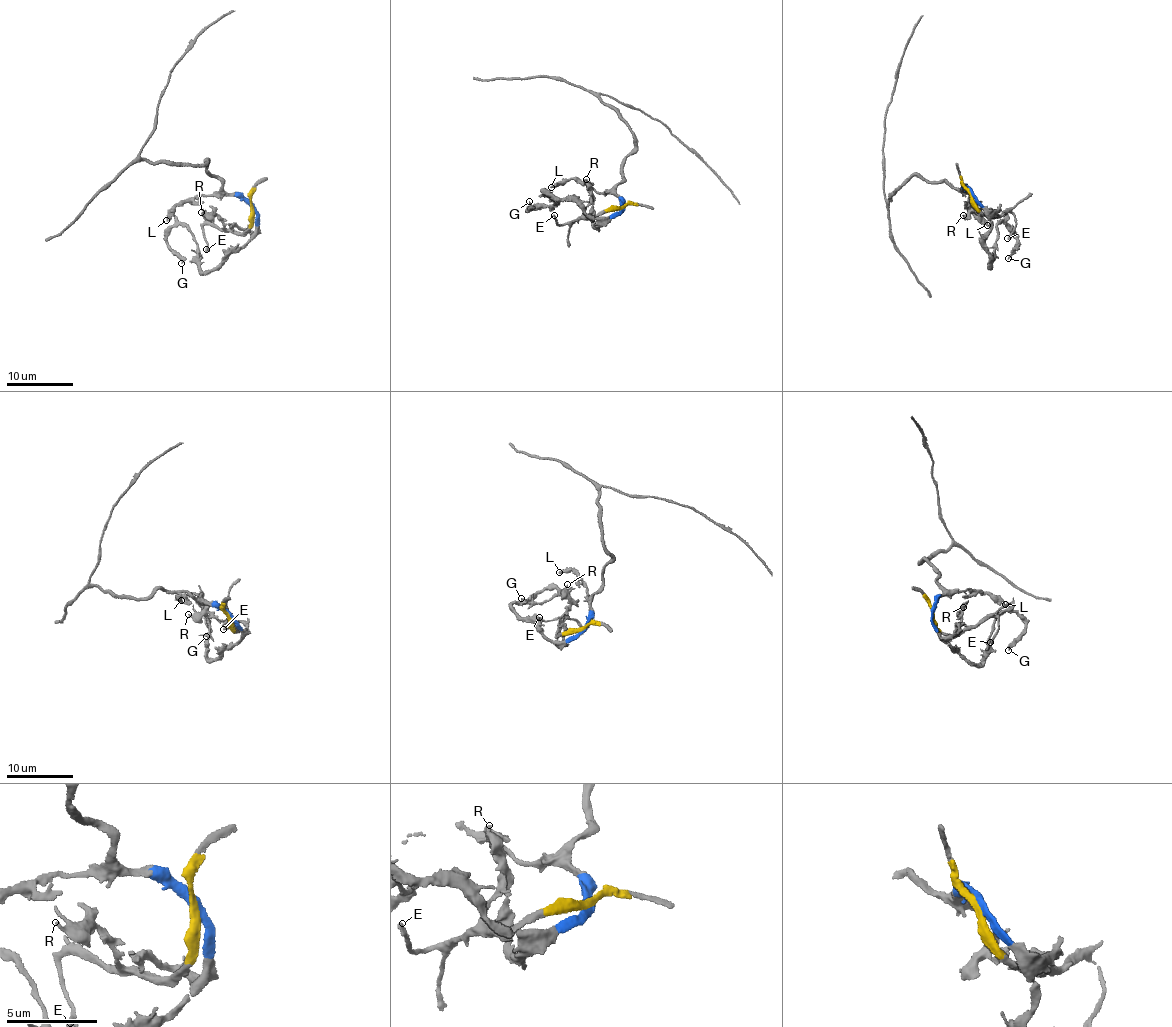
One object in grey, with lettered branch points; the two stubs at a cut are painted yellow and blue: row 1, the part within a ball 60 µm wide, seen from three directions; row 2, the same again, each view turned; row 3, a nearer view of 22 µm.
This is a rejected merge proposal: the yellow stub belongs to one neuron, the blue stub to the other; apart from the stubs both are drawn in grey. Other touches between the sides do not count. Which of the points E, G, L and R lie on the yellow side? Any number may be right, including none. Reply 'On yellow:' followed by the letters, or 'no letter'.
On yellow: E, R

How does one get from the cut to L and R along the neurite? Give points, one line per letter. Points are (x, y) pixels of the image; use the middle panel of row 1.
L: (621, 208), (618, 198), (572, 178), (550, 187)
R: (621, 208), (615, 206), (601, 214), (587, 217), (590, 193), (586, 178)

